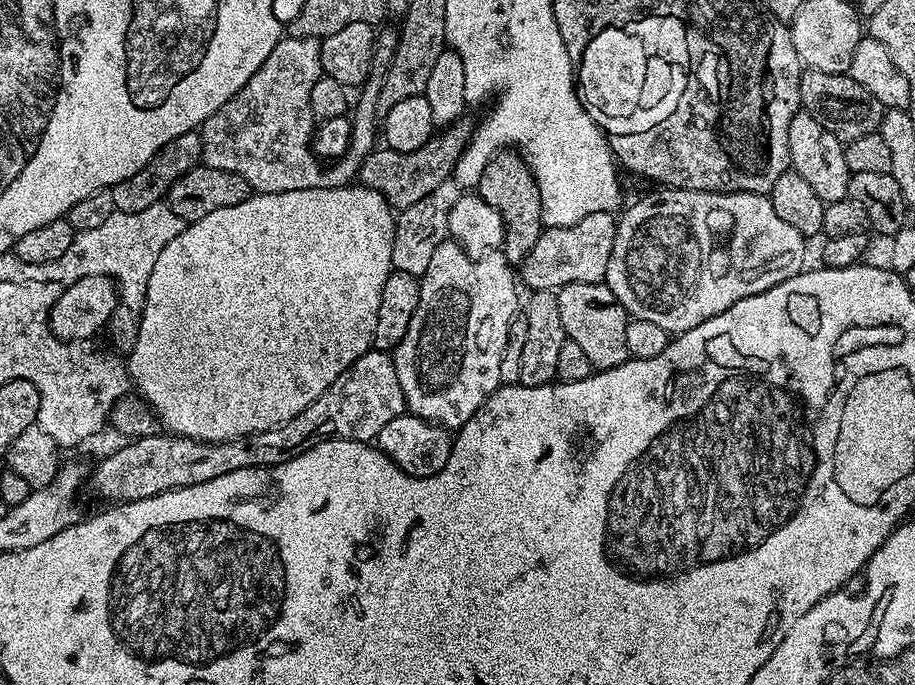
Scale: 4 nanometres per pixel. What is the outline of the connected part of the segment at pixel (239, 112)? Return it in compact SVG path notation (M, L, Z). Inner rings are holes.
M285 35L270 50L266 62L254 70L254 78L226 101L220 109L199 129L202 138L202 160L207 167L218 170L230 170L246 178L248 185L257 193L289 192L290 190L310 190L311 188L342 188L351 185L354 180L348 172L340 168L328 168L320 157L312 151L312 133L317 121L310 110L310 92L314 82L322 75L324 67L320 61L320 40L316 38L294 38Z

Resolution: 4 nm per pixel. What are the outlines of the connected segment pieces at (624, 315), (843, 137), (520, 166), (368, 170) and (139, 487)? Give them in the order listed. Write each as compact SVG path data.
M574 282L558 289L556 297L565 337L573 340L586 353L593 369L605 372L628 361L630 357L626 350L626 326L630 317L627 310L614 298L607 283Z
M813 68L800 73L800 103L807 115L816 119L816 123L826 126L826 130L830 130L830 134L834 134L841 142L877 131L886 111L878 98L874 98L870 90L858 86L852 76L843 72L830 74Z
M519 151L498 152L490 158L490 162L486 162L486 170L482 170L482 178L478 185L478 194L483 200L490 202L490 206L494 206L498 214L502 214L504 227L502 251L509 264L519 266L530 254L530 250L534 250L534 242L538 242L540 233L545 229L540 191Z
M461 118L437 131L418 150L399 152L387 146L377 147L358 166L359 183L382 193L393 209L403 210L414 206L414 202L426 198L426 194L431 194L436 187L442 186L442 182L453 179L458 158L472 139L473 131L473 121Z
M370 350L345 372L338 374L332 385L321 396L314 398L314 402L310 402L302 414L294 414L290 422L282 422L270 430L223 440L217 444L171 434L133 439L125 443L125 448L110 453L90 472L90 484L92 480L101 498L108 500L104 502L154 498L182 486L210 482L210 478L219 478L221 474L230 474L234 470L272 468L323 440L375 441L382 426L405 415L405 412L402 382L398 380L398 370L392 356L387 352Z

